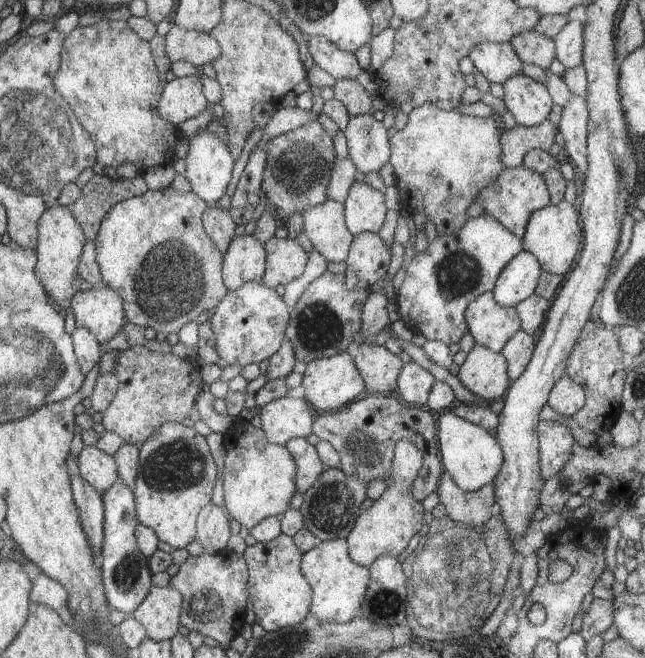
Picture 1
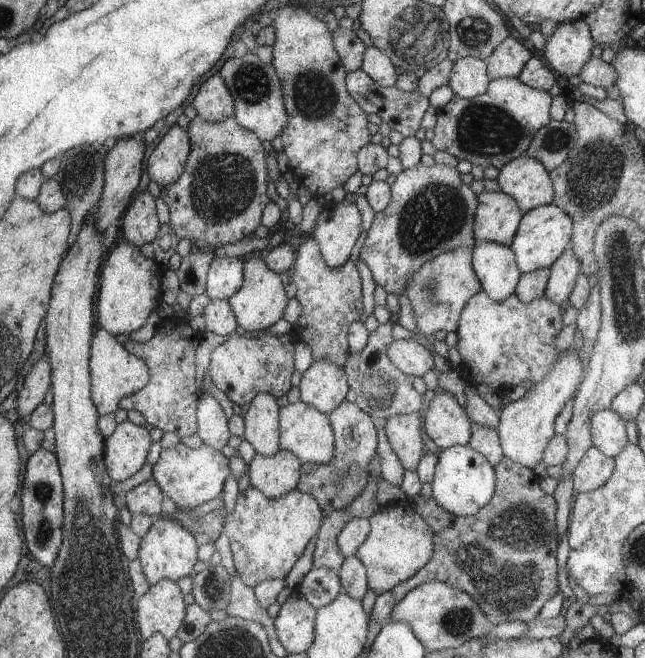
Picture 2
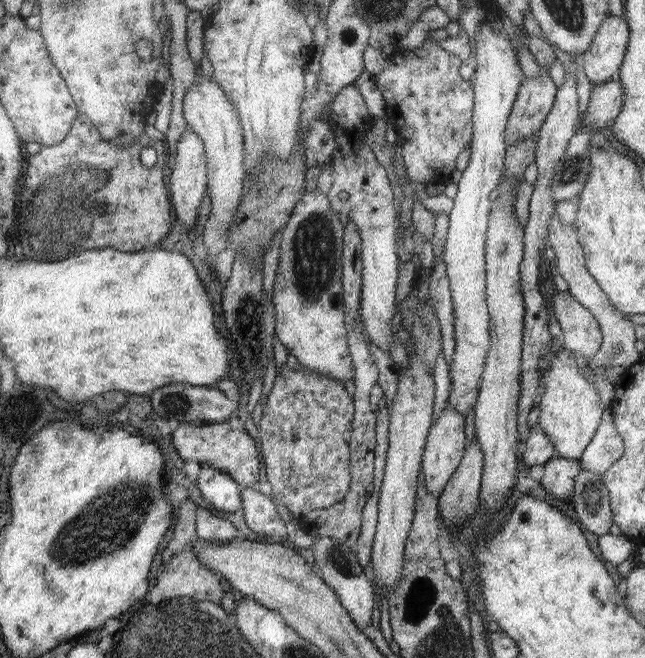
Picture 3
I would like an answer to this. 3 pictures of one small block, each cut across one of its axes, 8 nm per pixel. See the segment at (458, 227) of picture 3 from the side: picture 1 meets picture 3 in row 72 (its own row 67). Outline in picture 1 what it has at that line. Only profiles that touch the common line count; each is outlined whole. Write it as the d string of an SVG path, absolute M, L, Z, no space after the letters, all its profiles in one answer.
M484 41L476 44L469 56L469 67L481 72L489 83L503 85L506 80L520 75L522 60L508 42Z

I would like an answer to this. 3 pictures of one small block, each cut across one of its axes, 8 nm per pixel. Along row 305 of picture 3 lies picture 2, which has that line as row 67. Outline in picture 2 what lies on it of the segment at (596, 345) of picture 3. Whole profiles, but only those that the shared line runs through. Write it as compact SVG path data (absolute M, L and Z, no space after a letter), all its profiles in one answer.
M580 18L576 22L558 24L543 48L546 64L567 79L579 76L590 60L594 42L590 36L591 28L586 30L586 23Z

